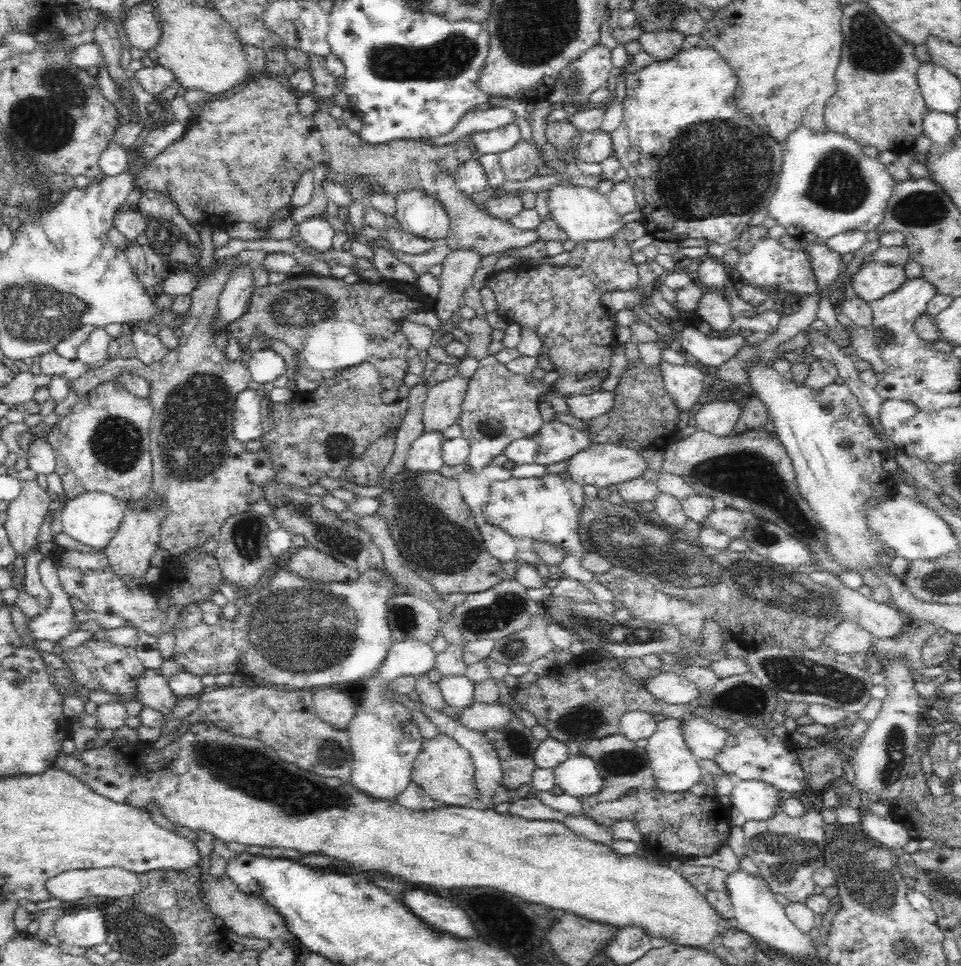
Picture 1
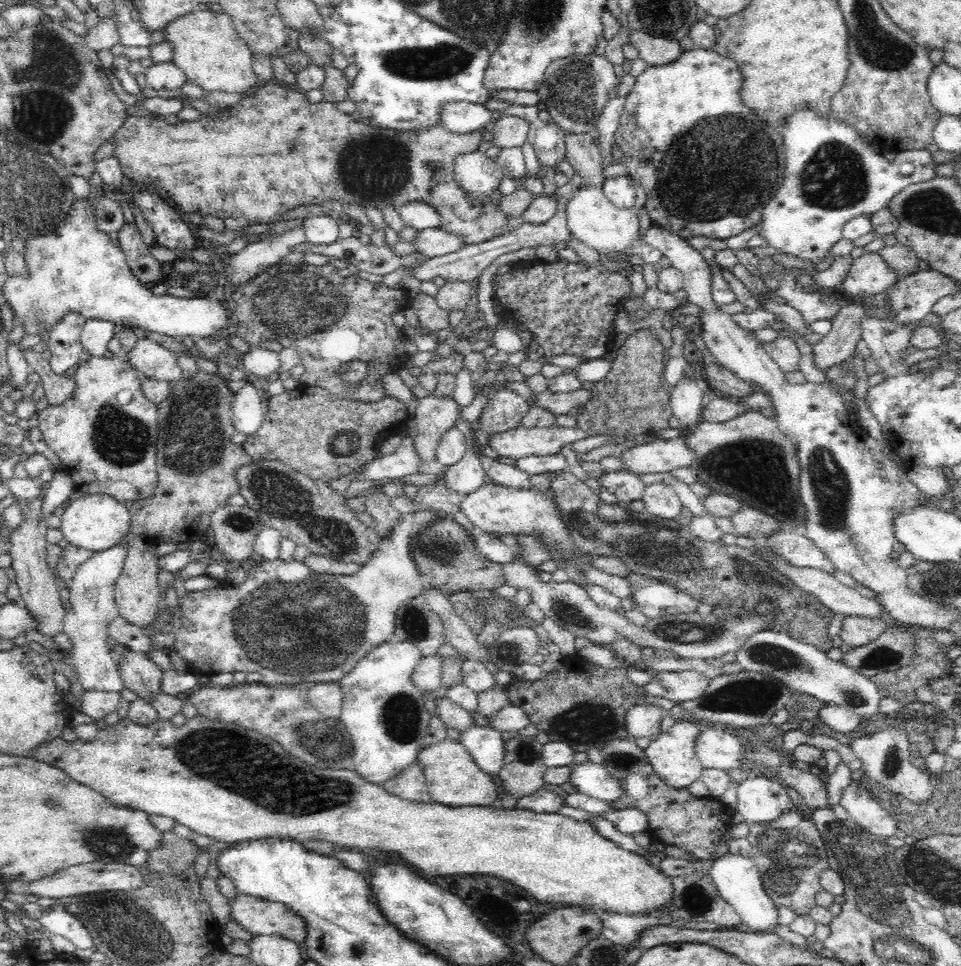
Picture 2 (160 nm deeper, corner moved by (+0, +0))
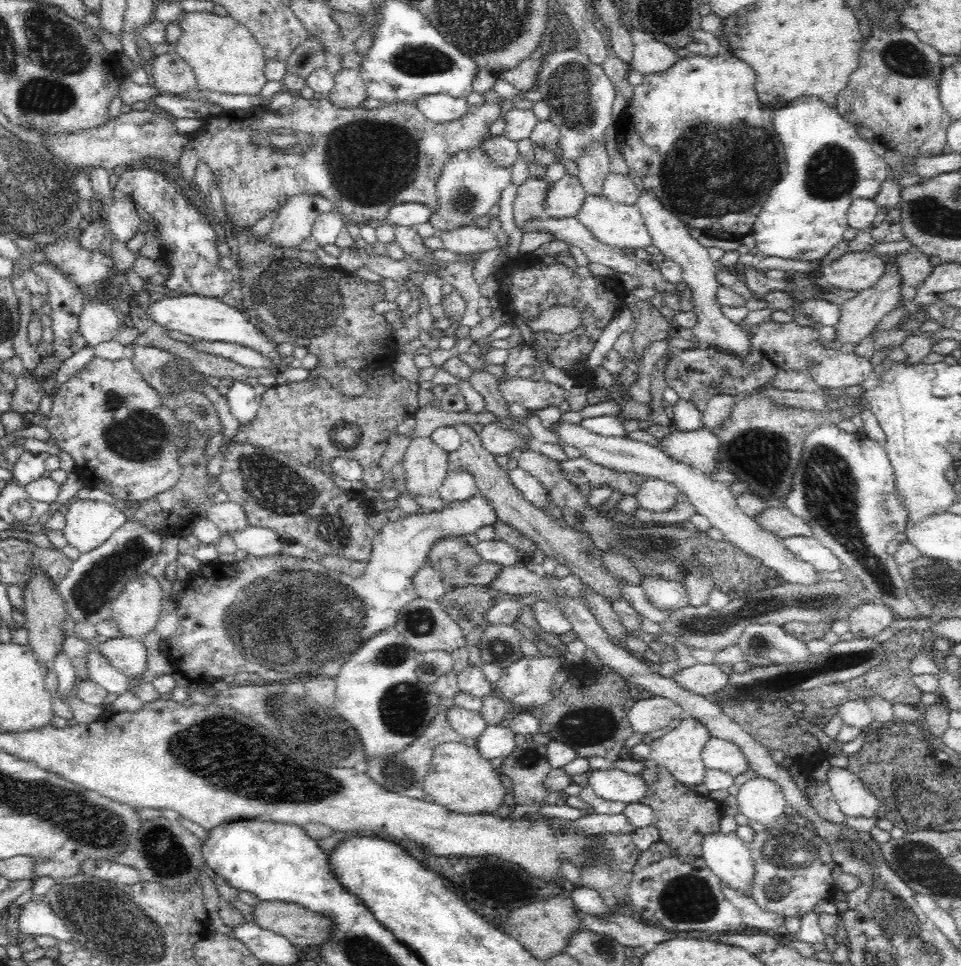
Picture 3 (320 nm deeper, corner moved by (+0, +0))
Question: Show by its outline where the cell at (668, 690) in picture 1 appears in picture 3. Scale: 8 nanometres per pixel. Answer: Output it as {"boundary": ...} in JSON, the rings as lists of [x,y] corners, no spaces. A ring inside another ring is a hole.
{"boundary":[[[696,663],[679,668],[671,677],[680,687],[705,697],[722,690],[728,684],[728,676],[714,663]]]}

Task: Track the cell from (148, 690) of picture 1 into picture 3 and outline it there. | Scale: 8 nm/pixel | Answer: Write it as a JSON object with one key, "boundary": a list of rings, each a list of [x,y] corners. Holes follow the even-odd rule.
{"boundary":[[[131,637],[112,638],[97,645],[99,653],[107,658],[107,661],[116,669],[120,669],[129,680],[136,678],[141,681],[142,674],[146,670],[146,646],[141,642],[140,638]]]}

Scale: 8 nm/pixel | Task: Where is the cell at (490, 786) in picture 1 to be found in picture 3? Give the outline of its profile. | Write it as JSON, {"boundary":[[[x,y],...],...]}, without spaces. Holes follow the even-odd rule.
{"boundary":[[[487,725],[484,732],[476,738],[477,745],[475,747],[486,760],[504,758],[512,754],[516,746],[514,736],[516,733],[509,726]]]}

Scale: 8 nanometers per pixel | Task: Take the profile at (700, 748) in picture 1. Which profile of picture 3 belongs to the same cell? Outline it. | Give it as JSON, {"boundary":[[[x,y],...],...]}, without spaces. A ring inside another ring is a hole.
{"boundary":[[[710,737],[702,748],[702,758],[710,770],[719,770],[733,777],[744,774],[748,768],[746,755],[741,748],[720,738]]]}

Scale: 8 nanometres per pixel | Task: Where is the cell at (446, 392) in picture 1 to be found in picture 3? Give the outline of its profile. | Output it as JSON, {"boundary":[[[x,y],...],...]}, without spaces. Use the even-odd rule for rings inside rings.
{"boundary":[[[414,437],[403,456],[406,493],[411,498],[432,496],[448,472],[448,454],[430,438]]]}

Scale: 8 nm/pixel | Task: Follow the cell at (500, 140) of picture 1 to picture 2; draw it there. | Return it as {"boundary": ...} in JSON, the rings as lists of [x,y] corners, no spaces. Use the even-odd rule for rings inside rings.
{"boundary":[[[502,115],[494,120],[489,129],[493,133],[491,145],[500,148],[521,147],[527,140],[529,124],[526,119],[514,115]]]}

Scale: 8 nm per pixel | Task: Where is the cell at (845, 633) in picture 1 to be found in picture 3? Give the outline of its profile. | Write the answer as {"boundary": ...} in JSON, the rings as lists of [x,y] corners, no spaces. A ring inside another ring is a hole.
{"boundary":[[[875,601],[862,603],[849,614],[849,631],[851,636],[872,639],[888,628],[895,619],[892,609],[884,603]]]}

